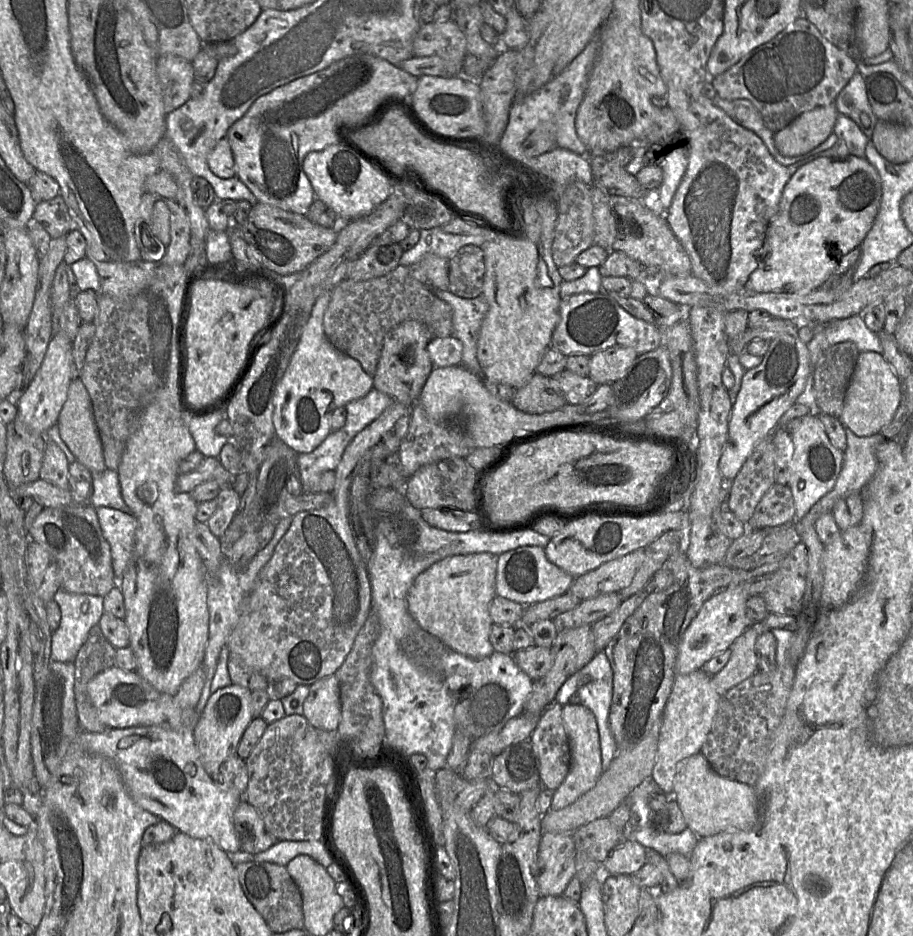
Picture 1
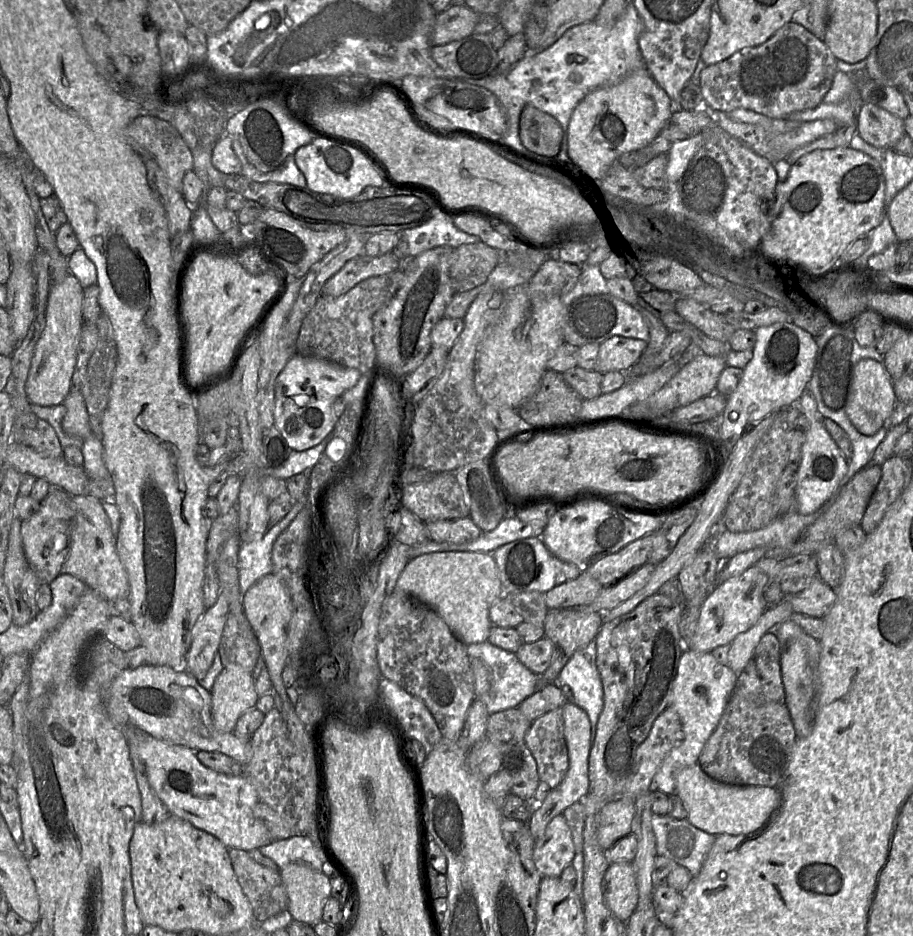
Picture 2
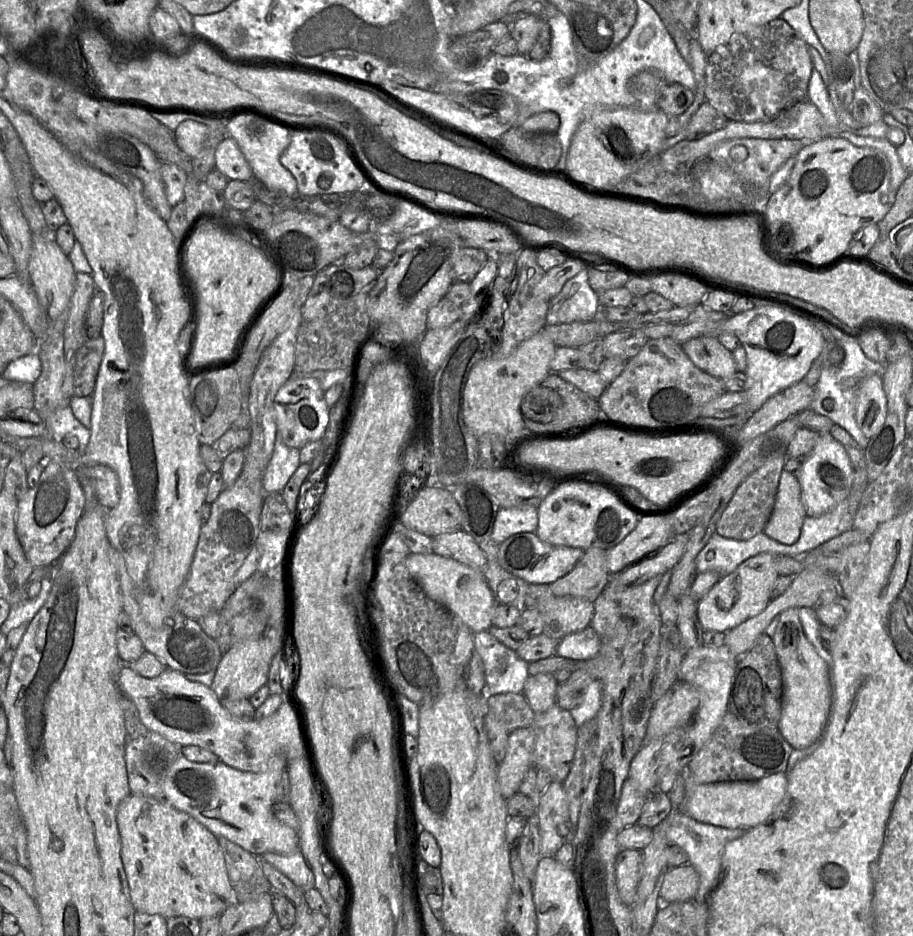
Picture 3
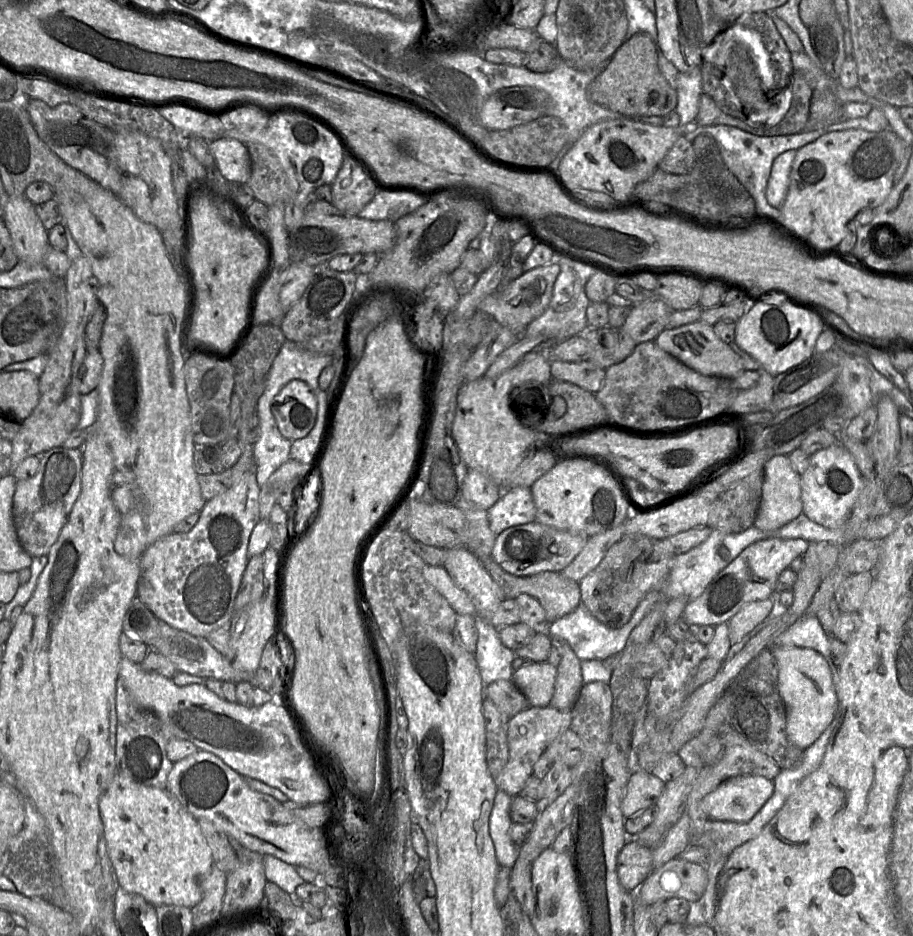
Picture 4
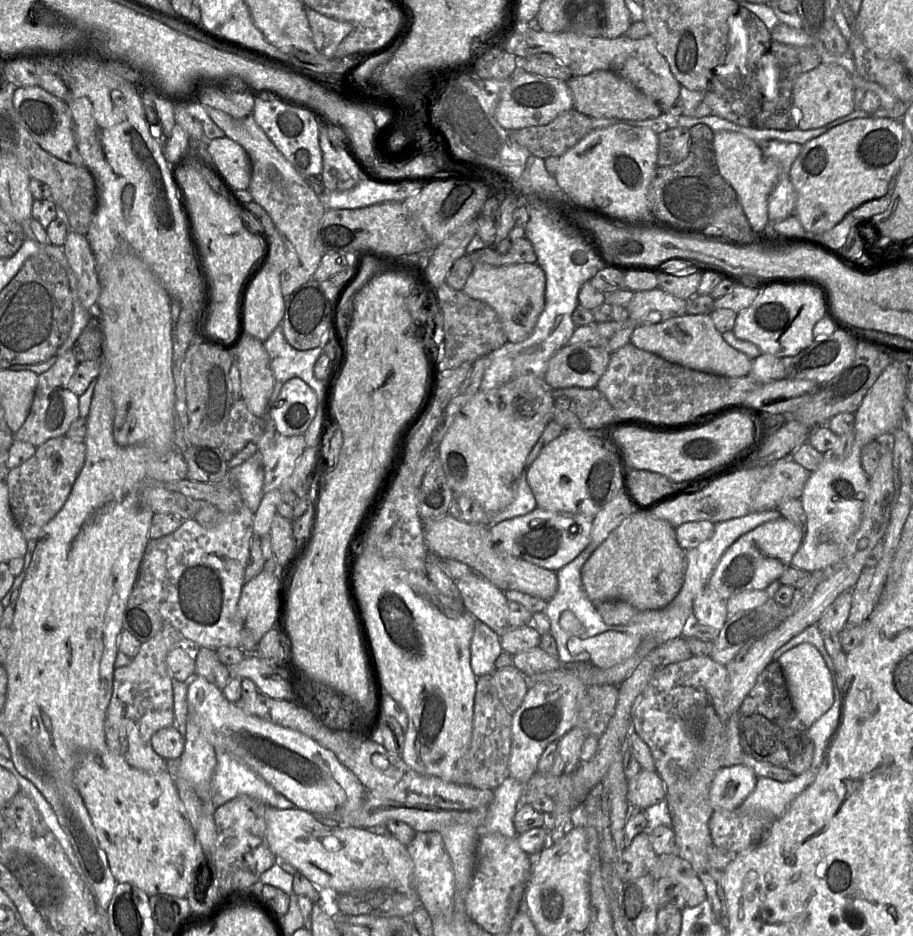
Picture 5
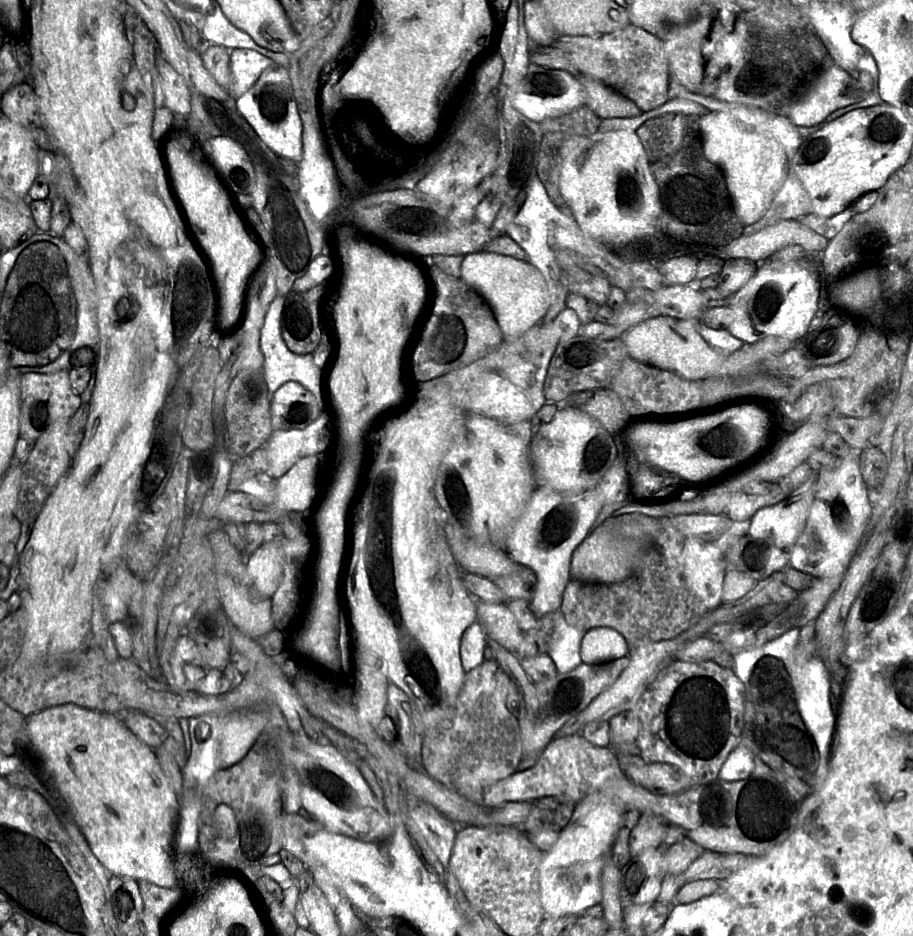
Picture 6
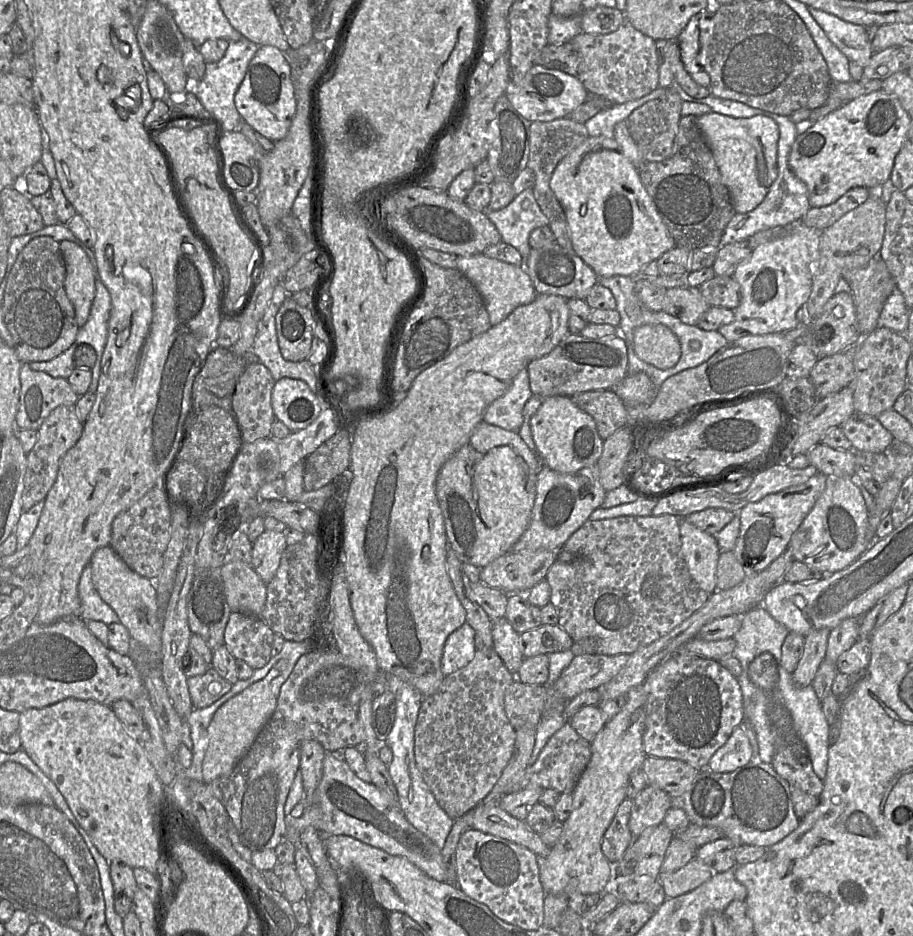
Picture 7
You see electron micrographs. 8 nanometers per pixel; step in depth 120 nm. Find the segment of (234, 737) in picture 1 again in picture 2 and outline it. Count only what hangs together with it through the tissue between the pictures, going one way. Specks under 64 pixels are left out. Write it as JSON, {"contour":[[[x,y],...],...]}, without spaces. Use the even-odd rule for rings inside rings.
{"contour":[[[224,667],[210,692],[213,722],[221,732],[233,732],[239,717],[254,708],[259,698],[253,671],[242,667]]]}

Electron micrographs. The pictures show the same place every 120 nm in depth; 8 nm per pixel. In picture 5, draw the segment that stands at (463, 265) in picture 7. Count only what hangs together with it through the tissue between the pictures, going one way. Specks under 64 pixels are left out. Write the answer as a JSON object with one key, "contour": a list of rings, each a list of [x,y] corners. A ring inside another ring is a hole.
{"contour":[[[519,263],[500,267],[476,264],[463,292],[489,305],[496,312],[507,341],[518,343],[531,335],[545,307],[545,287],[545,273],[537,263]]]}

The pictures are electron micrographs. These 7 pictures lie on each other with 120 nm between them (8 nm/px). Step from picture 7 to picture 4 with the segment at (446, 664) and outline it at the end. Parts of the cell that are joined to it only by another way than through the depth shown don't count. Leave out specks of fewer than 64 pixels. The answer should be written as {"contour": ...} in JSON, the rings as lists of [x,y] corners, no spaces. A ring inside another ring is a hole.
{"contour":[[[475,616],[478,638],[474,656],[485,686],[497,680],[512,680],[515,651],[507,648],[499,637],[498,628],[489,620]]]}

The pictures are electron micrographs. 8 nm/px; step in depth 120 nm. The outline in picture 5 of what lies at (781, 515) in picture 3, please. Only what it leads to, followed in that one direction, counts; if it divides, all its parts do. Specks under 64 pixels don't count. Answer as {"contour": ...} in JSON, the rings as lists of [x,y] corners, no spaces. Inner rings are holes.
{"contour":[[[791,456],[774,462],[754,498],[753,511],[775,509],[782,500],[800,499],[809,476]]]}

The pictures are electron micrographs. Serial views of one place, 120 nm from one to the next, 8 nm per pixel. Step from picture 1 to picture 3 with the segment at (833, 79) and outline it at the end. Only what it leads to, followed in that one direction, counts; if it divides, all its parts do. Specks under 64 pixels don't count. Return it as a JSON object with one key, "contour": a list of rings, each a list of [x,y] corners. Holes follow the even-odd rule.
{"contour":[[[777,18],[759,28],[734,34],[708,54],[706,100],[729,121],[753,123],[772,119],[807,100],[813,70],[807,43],[785,20]]]}

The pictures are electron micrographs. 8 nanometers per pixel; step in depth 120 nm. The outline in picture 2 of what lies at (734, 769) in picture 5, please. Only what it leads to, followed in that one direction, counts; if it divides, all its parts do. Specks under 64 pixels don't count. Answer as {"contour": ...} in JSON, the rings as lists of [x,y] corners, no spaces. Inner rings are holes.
{"contour":[[[698,763],[678,773],[675,794],[681,798],[687,810],[687,820],[696,828],[716,837],[752,834],[764,827],[780,807],[777,788],[723,784],[710,778]]]}

